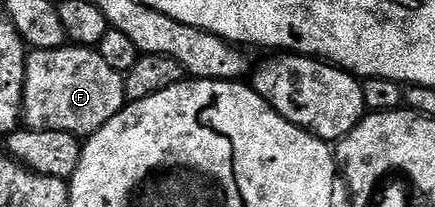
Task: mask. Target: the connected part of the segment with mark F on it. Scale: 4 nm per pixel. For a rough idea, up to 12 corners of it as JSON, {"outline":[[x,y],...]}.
{"outline":[[94,48],[26,58],[22,118],[88,138],[126,107]]}

